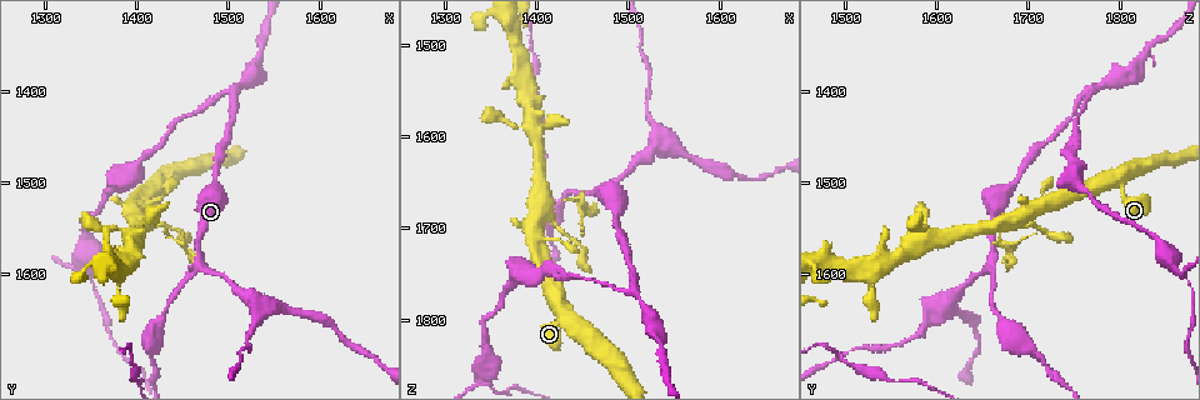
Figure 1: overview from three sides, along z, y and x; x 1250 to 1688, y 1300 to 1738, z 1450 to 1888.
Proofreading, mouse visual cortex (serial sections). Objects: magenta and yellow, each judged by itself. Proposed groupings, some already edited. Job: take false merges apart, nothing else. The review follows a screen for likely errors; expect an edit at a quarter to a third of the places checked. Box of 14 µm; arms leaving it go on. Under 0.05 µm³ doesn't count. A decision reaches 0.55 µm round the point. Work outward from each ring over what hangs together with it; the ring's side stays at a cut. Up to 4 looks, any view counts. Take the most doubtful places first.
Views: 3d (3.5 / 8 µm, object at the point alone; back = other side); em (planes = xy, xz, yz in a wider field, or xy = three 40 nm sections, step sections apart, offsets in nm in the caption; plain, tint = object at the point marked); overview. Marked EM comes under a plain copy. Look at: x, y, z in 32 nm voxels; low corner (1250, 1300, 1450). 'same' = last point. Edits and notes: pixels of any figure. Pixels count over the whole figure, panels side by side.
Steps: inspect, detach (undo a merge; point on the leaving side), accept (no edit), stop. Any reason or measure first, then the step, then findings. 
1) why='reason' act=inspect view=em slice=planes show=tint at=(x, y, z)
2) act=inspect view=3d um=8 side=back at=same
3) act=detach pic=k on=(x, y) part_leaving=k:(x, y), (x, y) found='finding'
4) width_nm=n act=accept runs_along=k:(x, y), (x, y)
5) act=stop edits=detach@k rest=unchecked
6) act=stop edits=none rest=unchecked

act=inspect view=3d um=3.5 at=(1435, 1550, 1710)

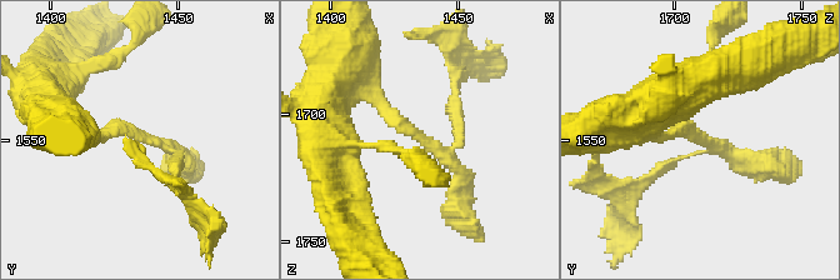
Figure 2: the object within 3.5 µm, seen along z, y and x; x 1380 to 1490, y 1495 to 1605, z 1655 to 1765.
arms=3 arm_widths_nm=150,150,200 act=inspect view=em slice=xy step=3 show=tint at=(1439, 1550, 1711)

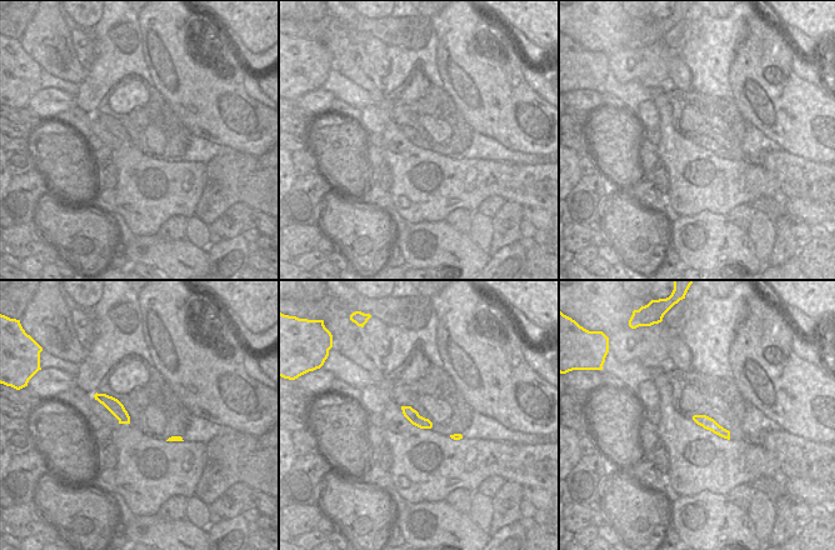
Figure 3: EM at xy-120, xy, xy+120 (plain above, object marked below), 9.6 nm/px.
width_nm=120 act=detach pic=2 on=(456, 106) part_leaving=2:(451, 148), (455, 80), (478, 68) found='two cells meet here'

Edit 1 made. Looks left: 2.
why='three arms meet' act=inspect view=3d um=3.5 side=back at=(1505, 1400, 1770)

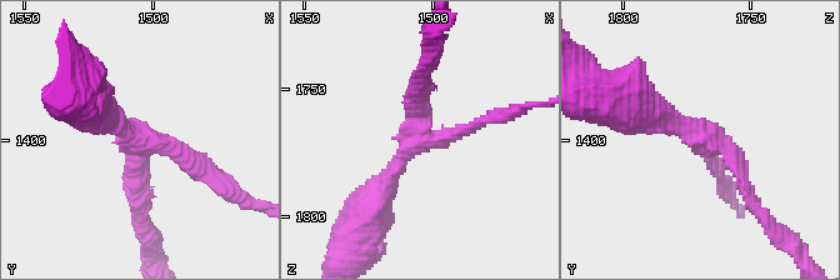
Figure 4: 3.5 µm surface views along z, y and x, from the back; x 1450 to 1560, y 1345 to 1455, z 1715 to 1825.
arms=3 arm_widths_nm=150,200,250 why='now the EM' act=inspect view=em slice=xy step=3 show=tint at=(1504, 1400, 1769)

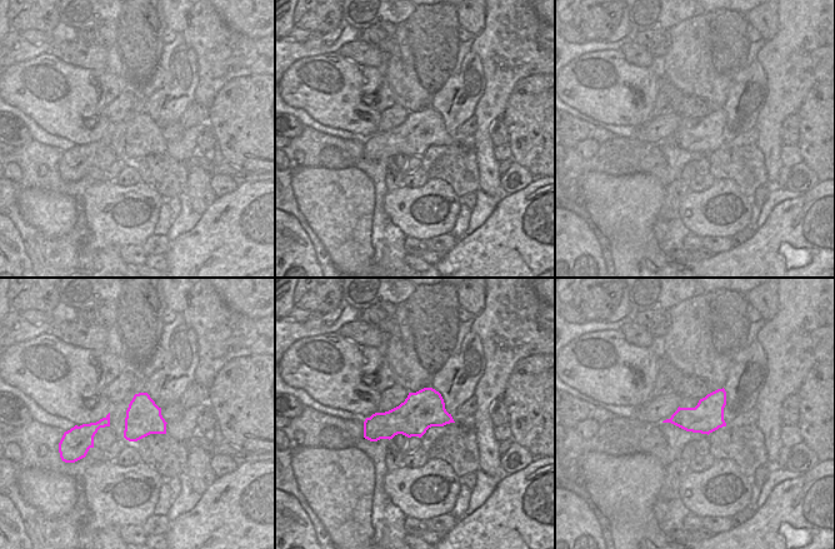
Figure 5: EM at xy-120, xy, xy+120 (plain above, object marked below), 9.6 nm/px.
act=accept runs_along=4:(418, 86), (425, 138), (490, 119) found='continuous, no second cell'

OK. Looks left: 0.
act=stop edits=detach@2 rest=unchecked

